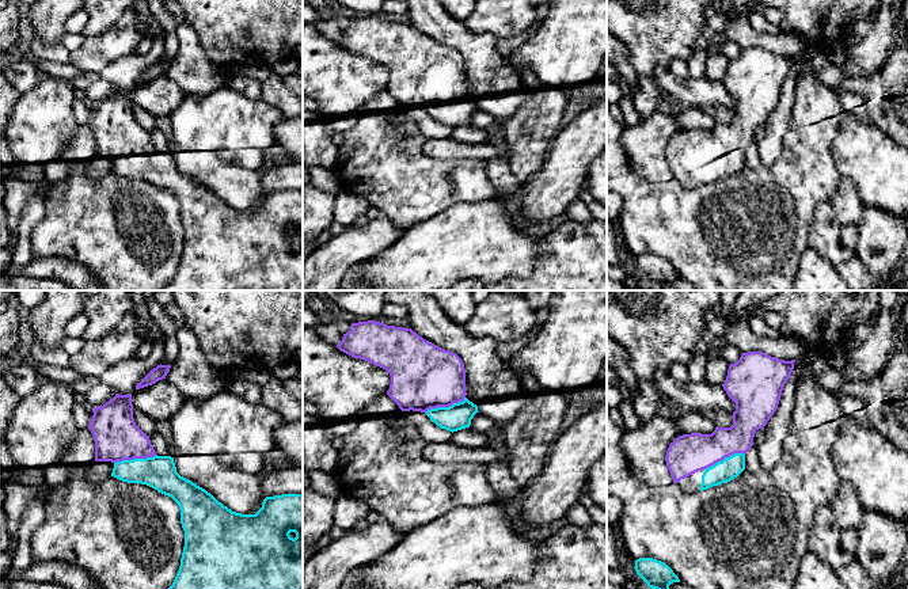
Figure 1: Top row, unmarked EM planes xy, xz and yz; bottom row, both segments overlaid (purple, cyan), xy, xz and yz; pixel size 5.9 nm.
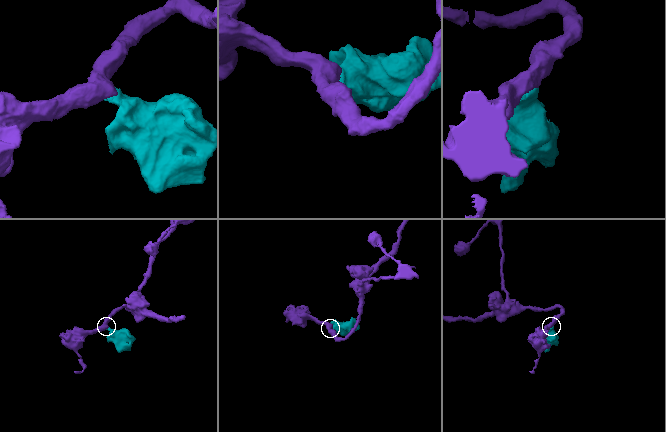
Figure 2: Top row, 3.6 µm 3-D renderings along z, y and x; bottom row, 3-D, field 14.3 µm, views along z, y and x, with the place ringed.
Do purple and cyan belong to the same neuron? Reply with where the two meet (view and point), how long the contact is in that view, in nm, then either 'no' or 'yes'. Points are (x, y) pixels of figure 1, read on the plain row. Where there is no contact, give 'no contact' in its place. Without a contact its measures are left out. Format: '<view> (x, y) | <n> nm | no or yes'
xy (135, 154) | 260 nm | yes

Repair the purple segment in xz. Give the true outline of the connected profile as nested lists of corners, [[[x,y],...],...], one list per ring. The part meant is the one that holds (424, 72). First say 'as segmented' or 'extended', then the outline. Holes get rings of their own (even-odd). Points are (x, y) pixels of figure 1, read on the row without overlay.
extended | [[[368,16],[353,19],[337,43],[360,56],[385,65],[391,72],[387,91],[402,107],[425,109],[441,125],[457,128],[470,124],[478,102],[466,91],[466,66],[461,54],[423,35],[411,24]]]

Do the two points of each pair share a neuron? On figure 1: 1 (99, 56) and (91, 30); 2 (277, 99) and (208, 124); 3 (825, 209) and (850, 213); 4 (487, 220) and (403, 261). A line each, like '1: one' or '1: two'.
1: two
2: two
3: two
4: one

